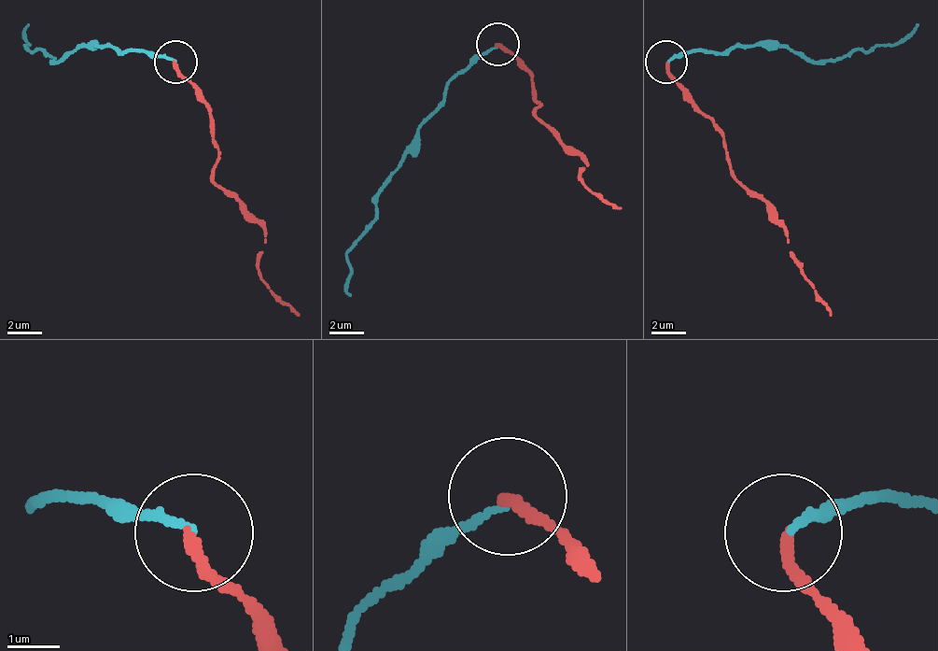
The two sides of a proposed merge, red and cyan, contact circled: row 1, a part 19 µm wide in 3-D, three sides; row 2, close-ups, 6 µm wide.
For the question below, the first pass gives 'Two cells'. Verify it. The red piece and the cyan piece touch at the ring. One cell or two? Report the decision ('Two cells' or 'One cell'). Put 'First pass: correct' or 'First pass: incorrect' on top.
First pass: correct
Two cells

